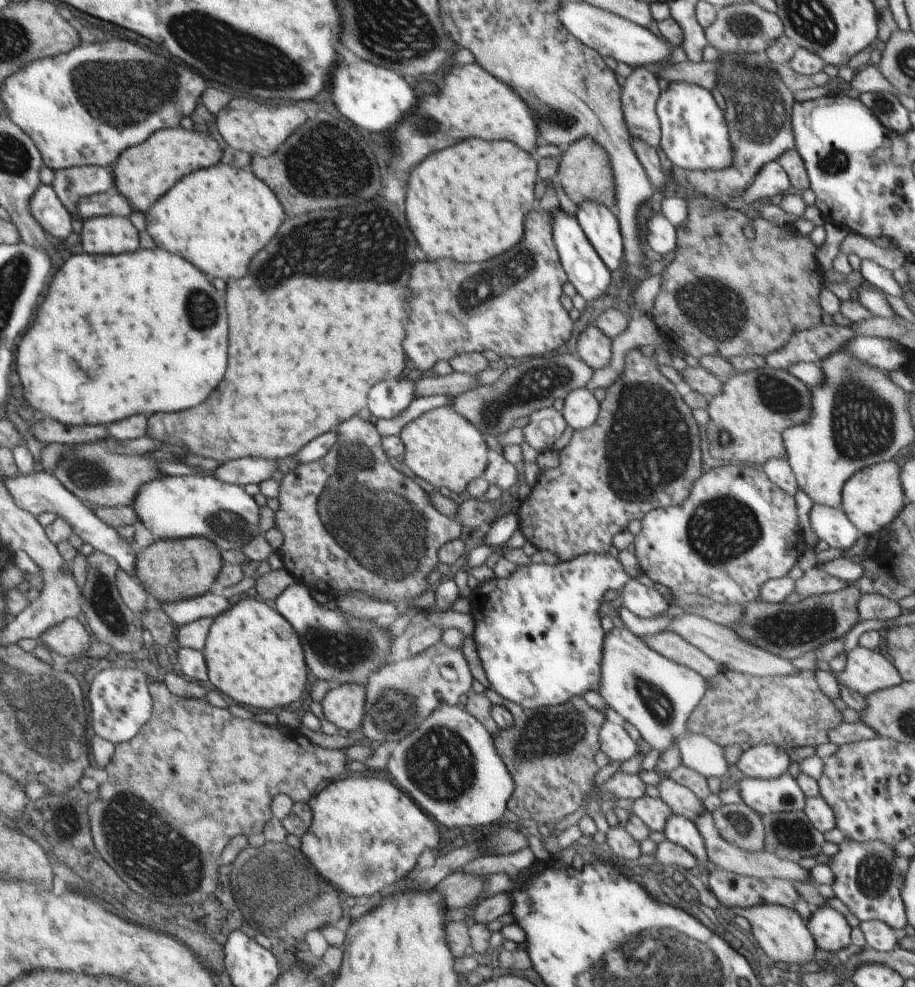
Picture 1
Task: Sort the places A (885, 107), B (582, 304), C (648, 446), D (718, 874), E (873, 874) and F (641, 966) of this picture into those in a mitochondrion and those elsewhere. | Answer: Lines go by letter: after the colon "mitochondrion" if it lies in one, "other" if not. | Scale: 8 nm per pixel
A: mitochondrion
B: other
C: mitochondrion
D: other
E: mitochondrion
F: mitochondrion

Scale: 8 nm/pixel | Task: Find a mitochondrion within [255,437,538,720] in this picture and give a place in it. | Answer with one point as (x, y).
(347, 650)

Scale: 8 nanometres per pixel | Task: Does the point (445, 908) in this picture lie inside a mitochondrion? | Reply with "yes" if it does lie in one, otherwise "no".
no

